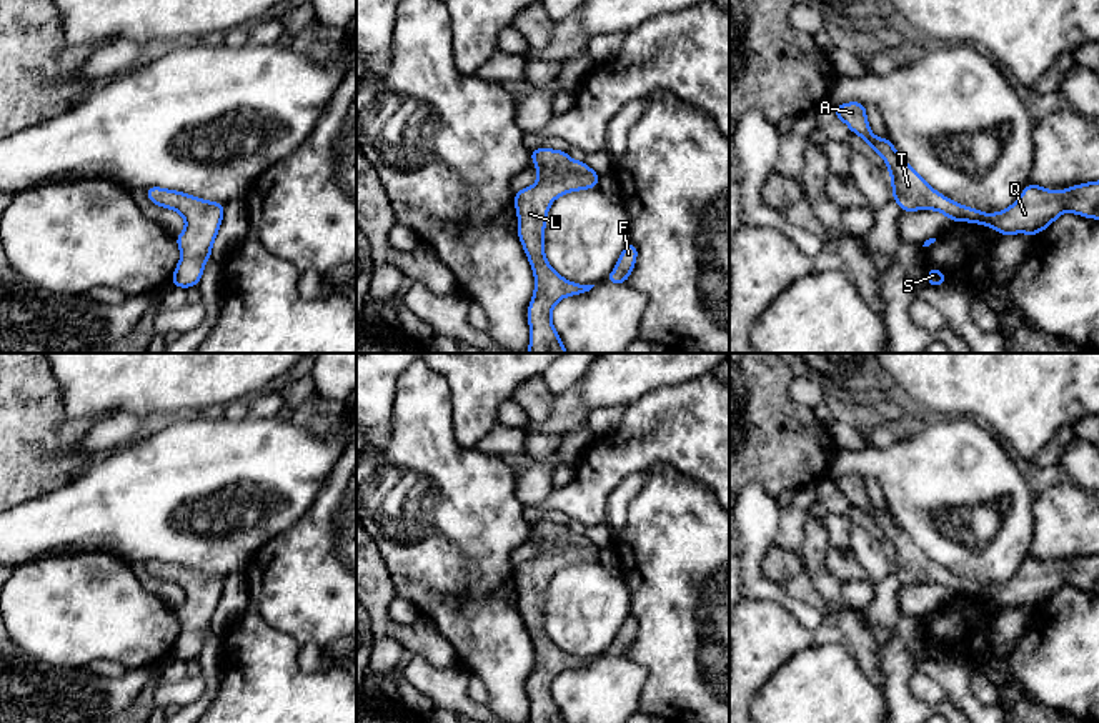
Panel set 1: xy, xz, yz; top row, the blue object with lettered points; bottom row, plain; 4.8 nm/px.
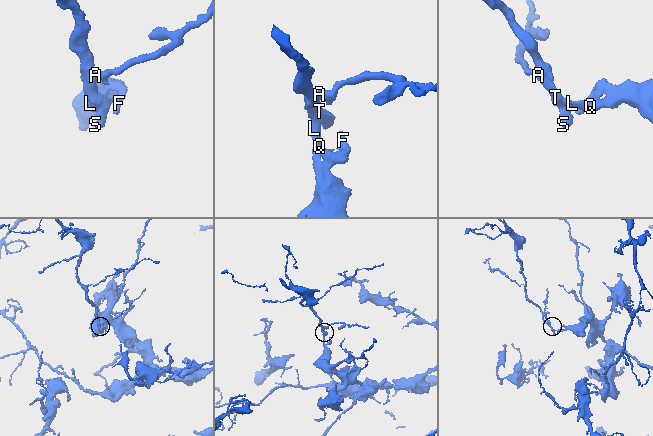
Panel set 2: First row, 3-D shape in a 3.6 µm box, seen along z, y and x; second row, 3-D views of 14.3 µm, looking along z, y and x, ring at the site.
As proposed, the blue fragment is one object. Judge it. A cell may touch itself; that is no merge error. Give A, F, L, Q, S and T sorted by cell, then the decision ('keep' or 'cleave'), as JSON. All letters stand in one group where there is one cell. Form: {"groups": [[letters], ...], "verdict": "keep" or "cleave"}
{"groups": [["A", "F", "L", "Q", "S", "T"]], "verdict": "keep"}

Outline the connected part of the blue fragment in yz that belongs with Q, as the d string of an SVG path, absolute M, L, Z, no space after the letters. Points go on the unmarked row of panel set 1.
M849 475L833 485L853 506L859 508L883 530L889 541L893 570L903 585L937 583L956 596L986 598L996 601L1002 610L1014 606L1034 610L1064 585L1099 593L1099 555L1076 558L1062 565L1027 556L1021 570L1009 581L997 586L981 586L977 581L962 580L929 560L896 525L889 511L878 511L871 506L866 478Z

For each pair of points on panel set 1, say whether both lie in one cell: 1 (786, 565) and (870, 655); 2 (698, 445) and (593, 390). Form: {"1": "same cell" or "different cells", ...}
{"1": "different cells", "2": "different cells"}

